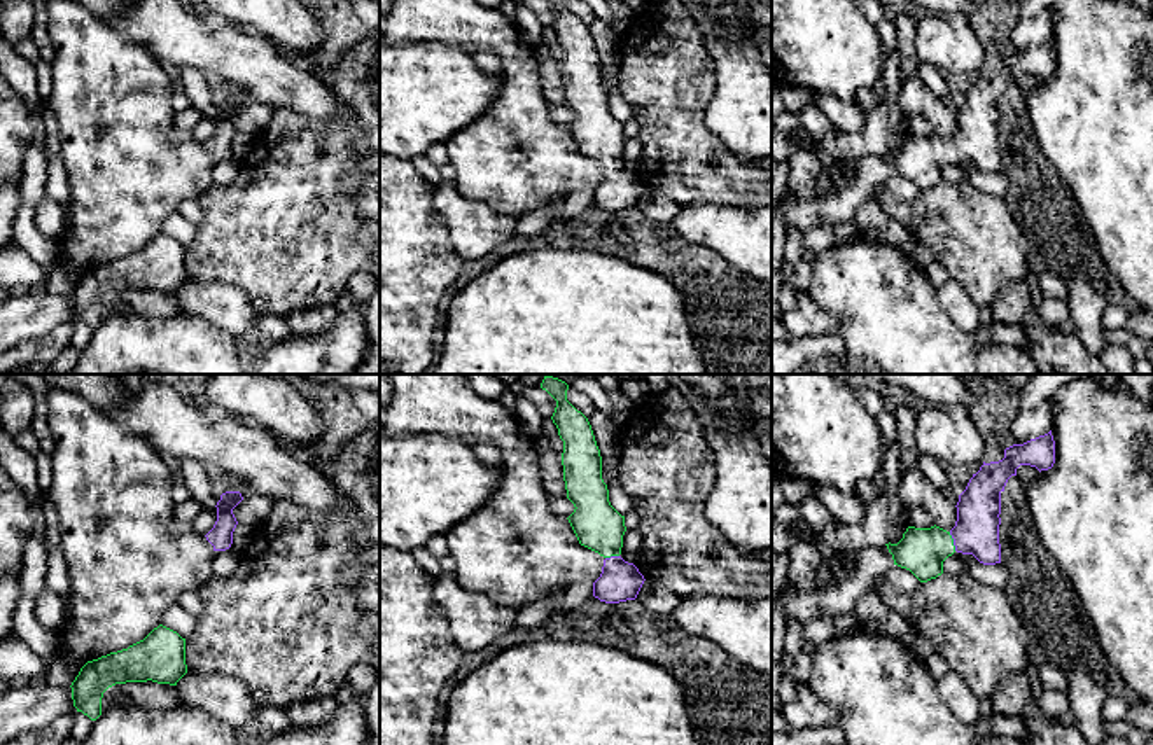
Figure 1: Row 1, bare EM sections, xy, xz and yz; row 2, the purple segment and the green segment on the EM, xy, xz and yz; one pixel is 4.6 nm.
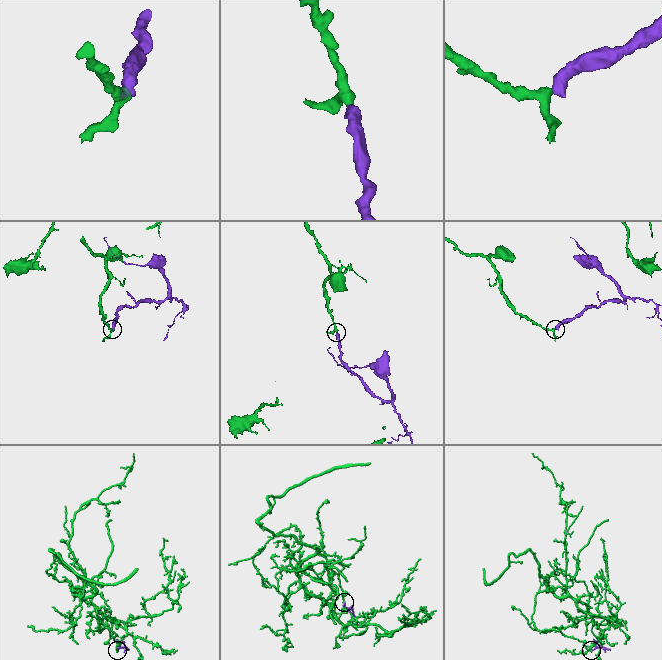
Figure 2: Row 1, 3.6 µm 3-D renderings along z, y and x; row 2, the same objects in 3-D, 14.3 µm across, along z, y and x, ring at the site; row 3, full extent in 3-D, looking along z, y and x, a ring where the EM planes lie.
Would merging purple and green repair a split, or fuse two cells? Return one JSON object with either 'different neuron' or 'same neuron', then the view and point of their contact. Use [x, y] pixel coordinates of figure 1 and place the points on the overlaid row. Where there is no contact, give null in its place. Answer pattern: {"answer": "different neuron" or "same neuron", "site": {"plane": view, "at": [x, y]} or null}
{"answer": "same neuron", "site": {"plane": "yz", "at": [954, 541]}}

